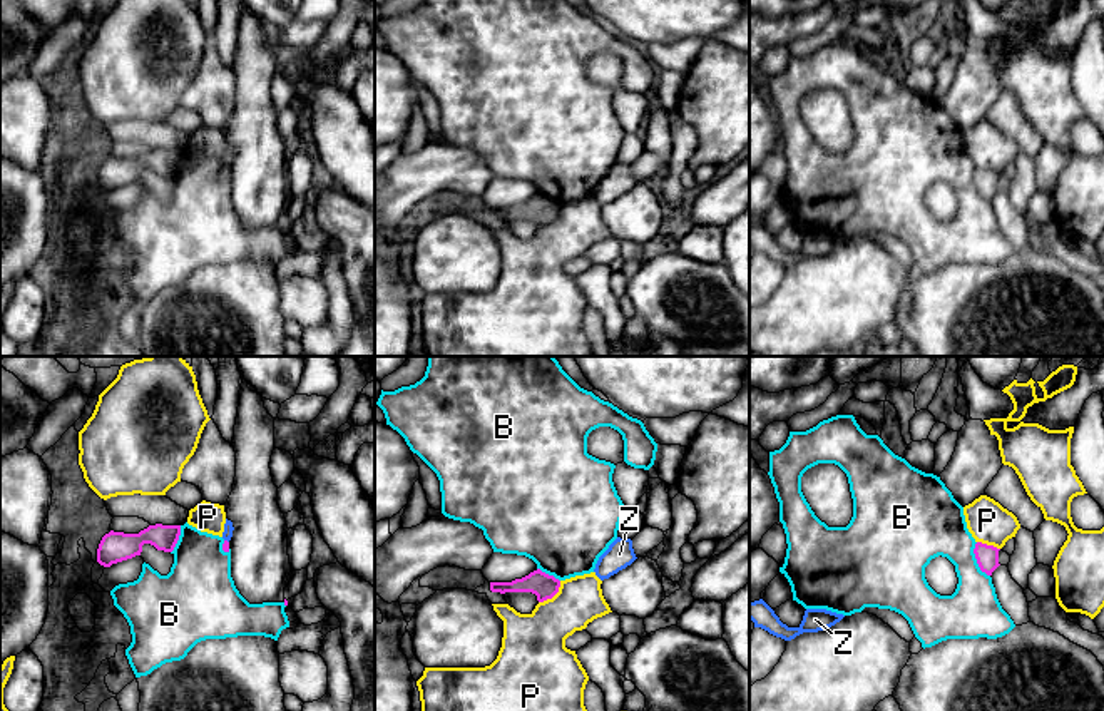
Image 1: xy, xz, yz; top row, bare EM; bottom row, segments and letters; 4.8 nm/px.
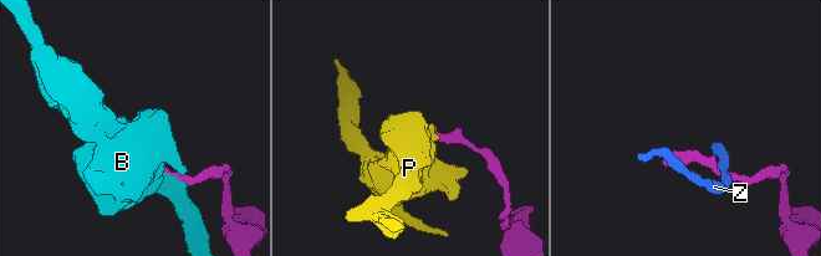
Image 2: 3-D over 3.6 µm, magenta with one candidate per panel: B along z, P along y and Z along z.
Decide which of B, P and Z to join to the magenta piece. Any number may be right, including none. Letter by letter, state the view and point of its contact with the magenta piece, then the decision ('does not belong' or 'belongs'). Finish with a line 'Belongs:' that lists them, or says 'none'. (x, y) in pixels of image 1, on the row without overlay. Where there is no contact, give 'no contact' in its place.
B: contact yz (977, 186); does not belong
P: contact xz (552, 221); does not belong
Z: contact xy (226, 166); does not belong
Belongs: none

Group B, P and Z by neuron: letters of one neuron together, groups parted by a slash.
B / P / Z

